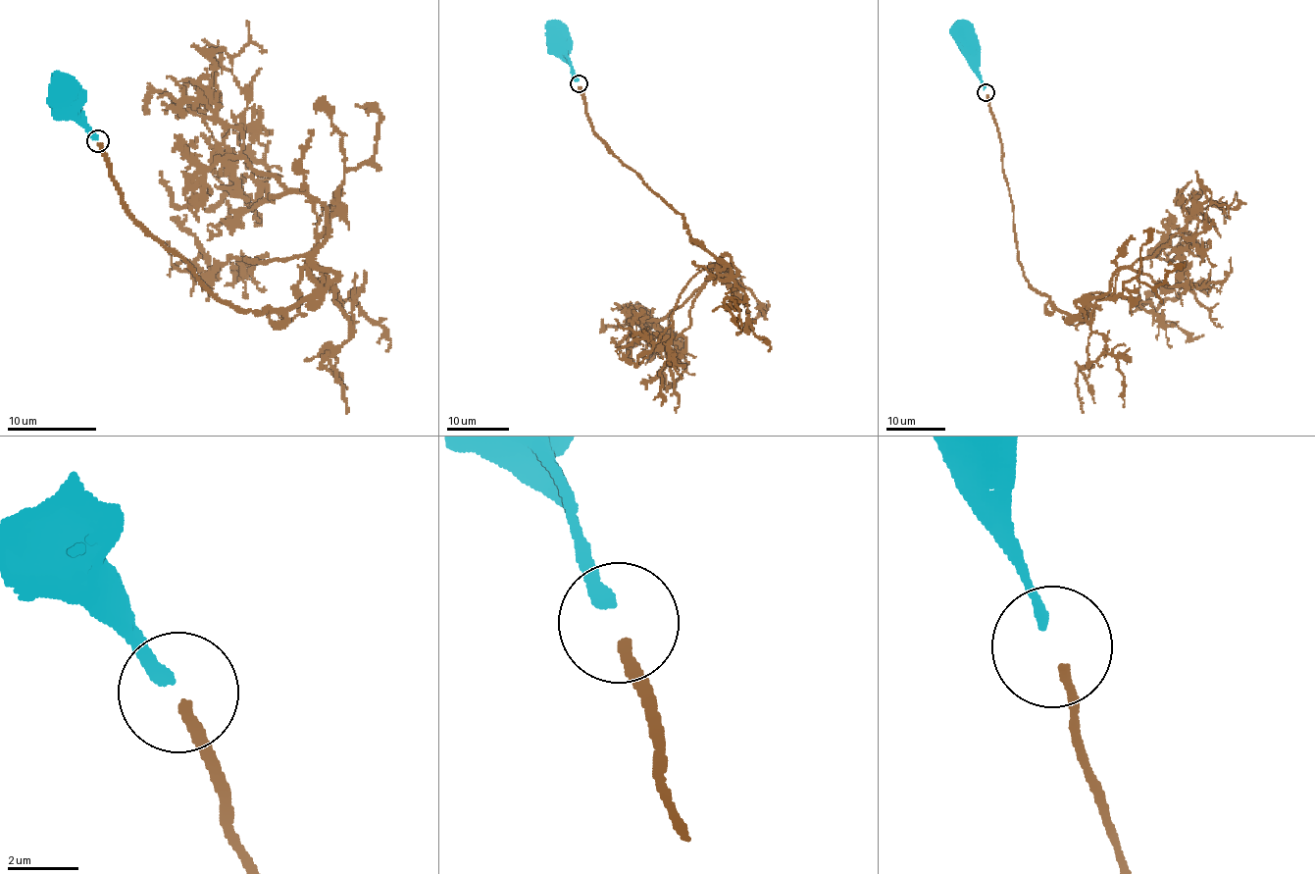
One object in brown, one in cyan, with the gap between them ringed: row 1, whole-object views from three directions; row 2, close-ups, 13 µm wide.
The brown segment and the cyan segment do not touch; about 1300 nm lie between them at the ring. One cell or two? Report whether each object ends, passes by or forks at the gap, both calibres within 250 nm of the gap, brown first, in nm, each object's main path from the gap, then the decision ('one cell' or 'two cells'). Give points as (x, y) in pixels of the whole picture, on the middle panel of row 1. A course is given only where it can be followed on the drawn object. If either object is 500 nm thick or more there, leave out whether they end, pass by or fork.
brown ends; cyan ends; calibres 240 and 320 nm; course brown (578, 86), (597, 138), (724, 265), (718, 274), (723, 283), (716, 276), (656, 322), (679, 399), (676, 413); course cyan (578, 80), (561, 50); one cell

